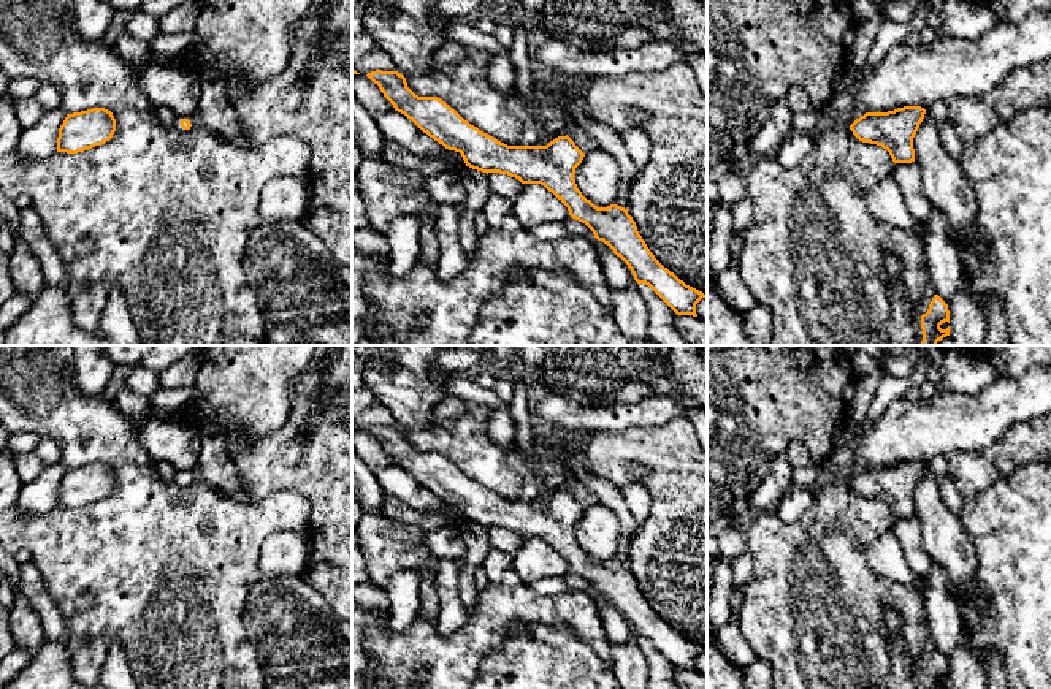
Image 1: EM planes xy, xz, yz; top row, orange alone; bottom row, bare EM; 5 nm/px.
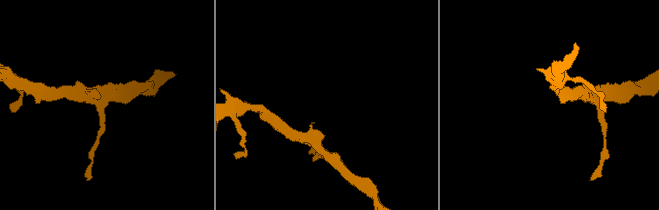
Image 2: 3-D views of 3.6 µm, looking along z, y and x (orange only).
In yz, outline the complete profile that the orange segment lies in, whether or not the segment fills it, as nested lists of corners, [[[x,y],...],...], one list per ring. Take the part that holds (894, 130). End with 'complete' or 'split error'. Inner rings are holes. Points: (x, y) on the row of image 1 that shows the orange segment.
[[[904,106],[888,112],[866,112],[850,130],[862,141],[886,149],[894,163],[915,162],[913,138],[923,122],[926,109]]]; complete

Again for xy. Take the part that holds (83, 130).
[[[105,108],[67,114],[59,128],[57,152],[84,152],[109,141],[114,131],[116,119]]]; complete

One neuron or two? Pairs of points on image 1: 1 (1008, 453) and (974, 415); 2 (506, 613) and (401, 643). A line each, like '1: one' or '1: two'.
1: two
2: one

